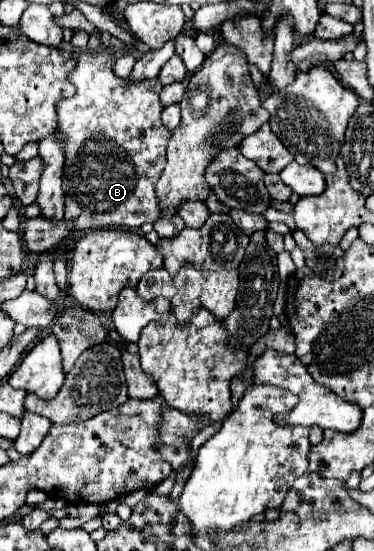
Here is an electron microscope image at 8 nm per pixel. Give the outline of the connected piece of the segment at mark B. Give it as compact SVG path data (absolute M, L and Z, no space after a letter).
M83 50L75 54L77 58L77 66L75 70L69 74L69 82L75 84L77 92L73 98L69 100L61 100L57 102L57 132L63 138L63 150L65 150L65 168L63 168L63 190L65 190L65 220L71 222L73 230L89 230L89 228L101 228L101 226L119 226L119 228L139 228L147 222L155 222L157 220L157 196L153 194L153 186L157 184L157 178L161 176L163 168L165 168L165 148L169 142L169 130L161 124L161 80L153 78L149 82L137 82L137 86L125 86L125 80L117 78L113 74L113 62L117 58L115 52L91 52L91 50Z

